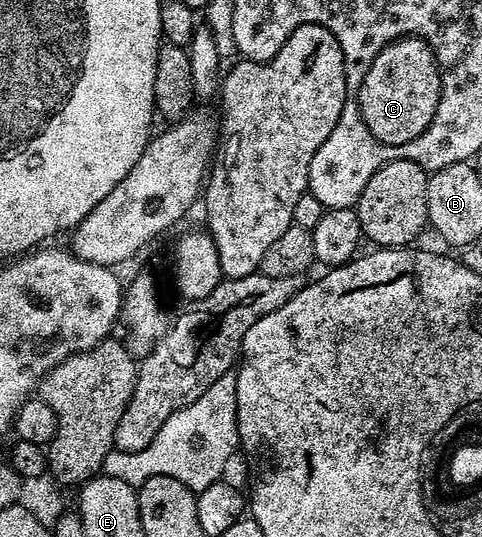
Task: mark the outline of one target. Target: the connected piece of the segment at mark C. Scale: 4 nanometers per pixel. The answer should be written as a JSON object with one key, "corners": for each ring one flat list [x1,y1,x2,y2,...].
{"corners":[[418,37,398,39,389,44,384,51,373,61,369,73,361,81,357,88,357,102,359,112,373,137,378,143,384,143,390,147,400,147,411,143,419,135,427,134,433,117,437,113,439,98,443,95,443,77,441,63,437,58,437,51,428,40]]}

